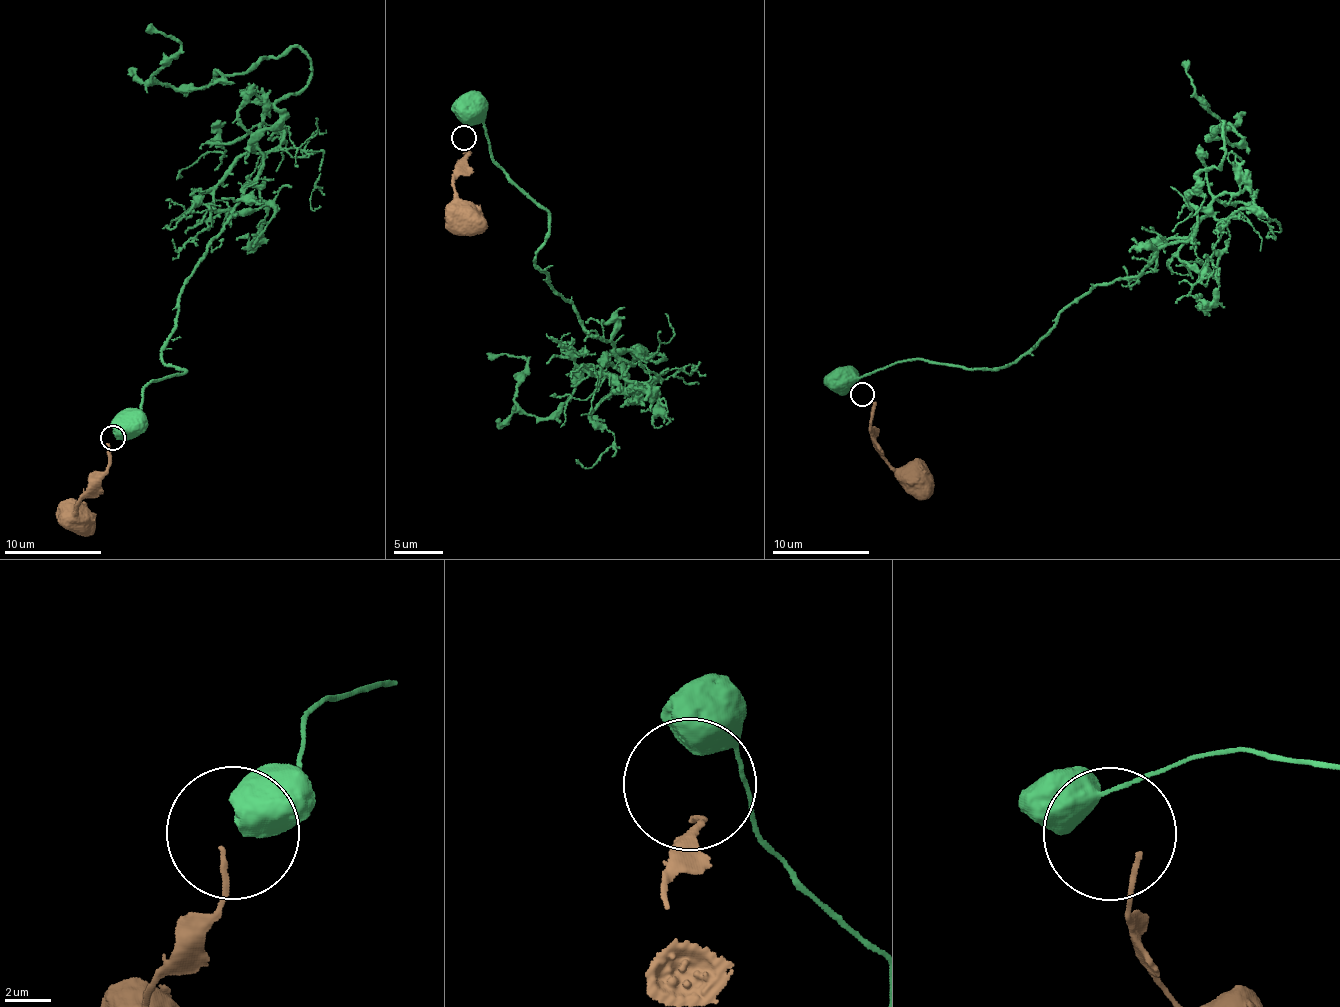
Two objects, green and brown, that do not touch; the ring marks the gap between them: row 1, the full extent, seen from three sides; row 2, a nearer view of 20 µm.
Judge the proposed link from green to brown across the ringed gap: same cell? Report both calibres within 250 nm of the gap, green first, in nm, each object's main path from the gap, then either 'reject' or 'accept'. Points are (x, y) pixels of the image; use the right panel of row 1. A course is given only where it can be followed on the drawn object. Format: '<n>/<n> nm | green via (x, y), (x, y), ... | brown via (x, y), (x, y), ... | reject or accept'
750/240 nm | green via (848, 388), (835, 390), (832, 385), (839, 379) | brown via (874, 403), (871, 431), (884, 458), (896, 470), (920, 480) | reject

